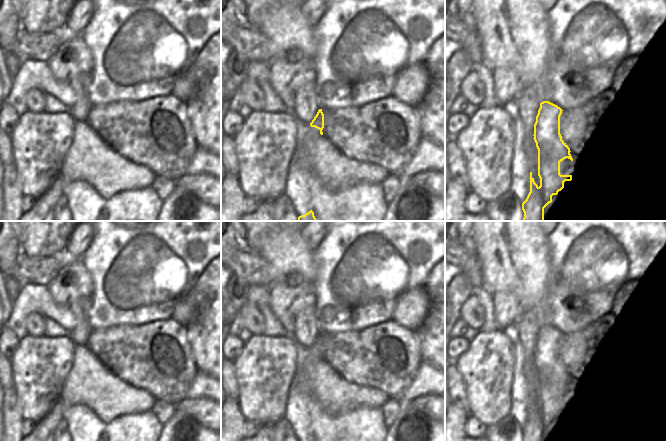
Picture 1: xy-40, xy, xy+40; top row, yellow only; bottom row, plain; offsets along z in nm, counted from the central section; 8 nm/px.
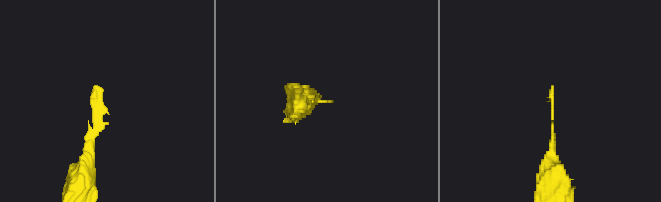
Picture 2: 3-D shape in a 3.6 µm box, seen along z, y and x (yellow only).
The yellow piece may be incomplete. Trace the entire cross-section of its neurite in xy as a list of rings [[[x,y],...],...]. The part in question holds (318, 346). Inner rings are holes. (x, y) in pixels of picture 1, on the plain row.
[[[315,305],[301,309],[292,321],[290,336],[301,349],[309,348],[320,354],[323,359],[324,338],[316,324]]]

